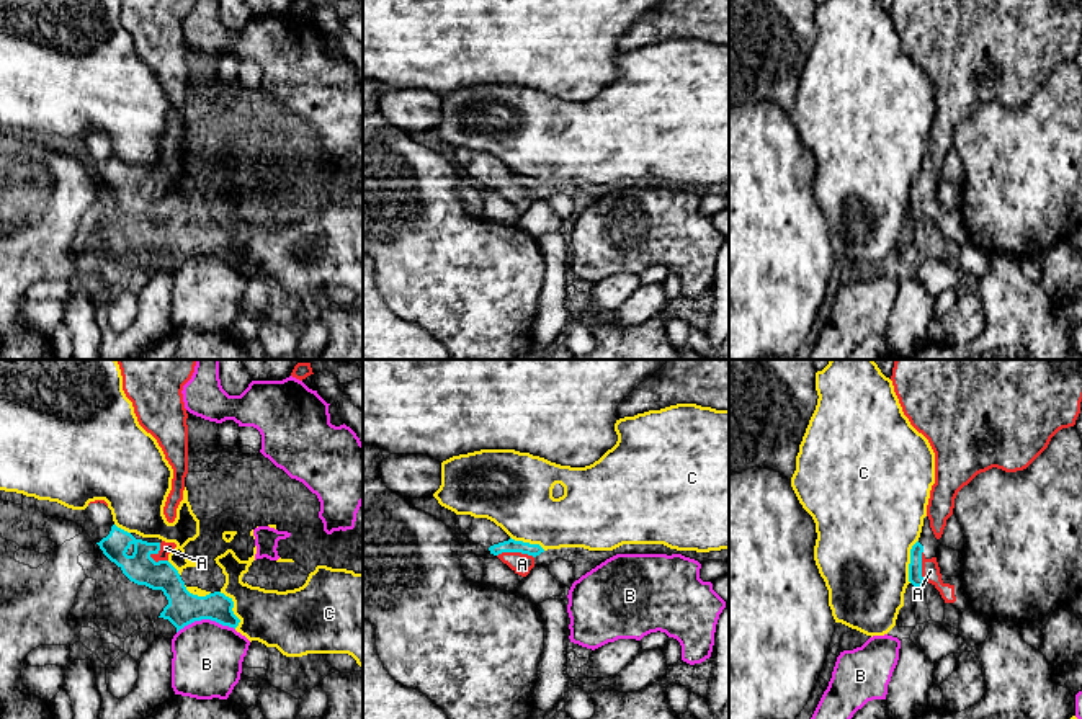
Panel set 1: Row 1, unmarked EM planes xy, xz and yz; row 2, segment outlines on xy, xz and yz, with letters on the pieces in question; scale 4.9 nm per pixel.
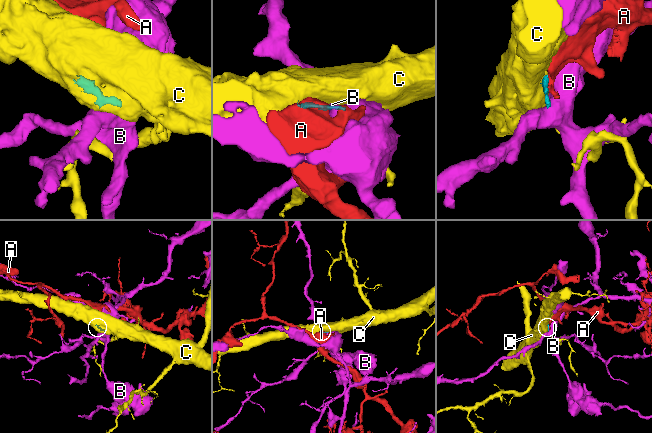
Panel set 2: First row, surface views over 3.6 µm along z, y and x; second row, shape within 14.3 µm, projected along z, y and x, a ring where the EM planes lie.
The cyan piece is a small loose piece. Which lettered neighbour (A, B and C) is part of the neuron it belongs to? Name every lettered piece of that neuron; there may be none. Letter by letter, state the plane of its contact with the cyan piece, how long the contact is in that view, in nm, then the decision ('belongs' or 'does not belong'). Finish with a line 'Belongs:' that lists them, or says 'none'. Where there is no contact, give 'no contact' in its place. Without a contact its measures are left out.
A: meets cyan in xy; contact 110 nm long; belongs
B: meets cyan in xy; contact 280 nm long; does not belong
C: meets cyan in yz; contact 220 nm long; does not belong
Belongs: A

